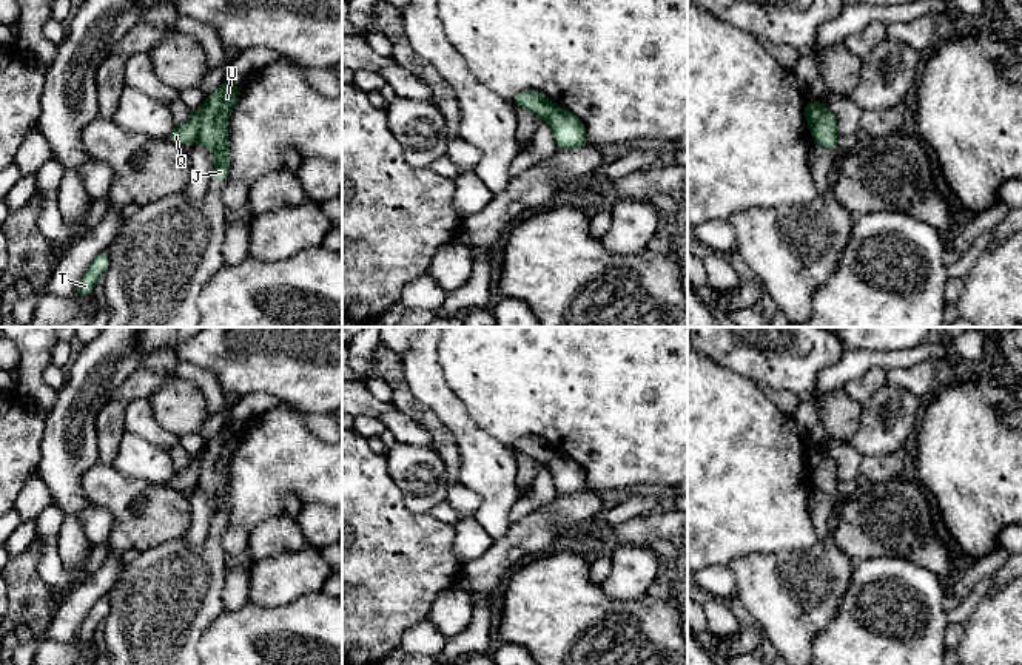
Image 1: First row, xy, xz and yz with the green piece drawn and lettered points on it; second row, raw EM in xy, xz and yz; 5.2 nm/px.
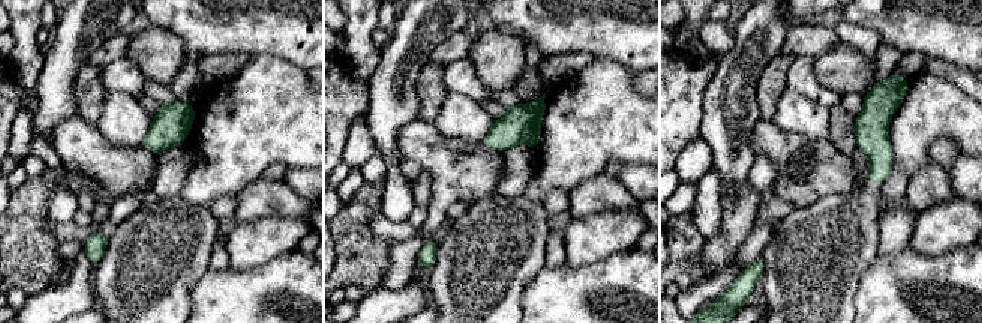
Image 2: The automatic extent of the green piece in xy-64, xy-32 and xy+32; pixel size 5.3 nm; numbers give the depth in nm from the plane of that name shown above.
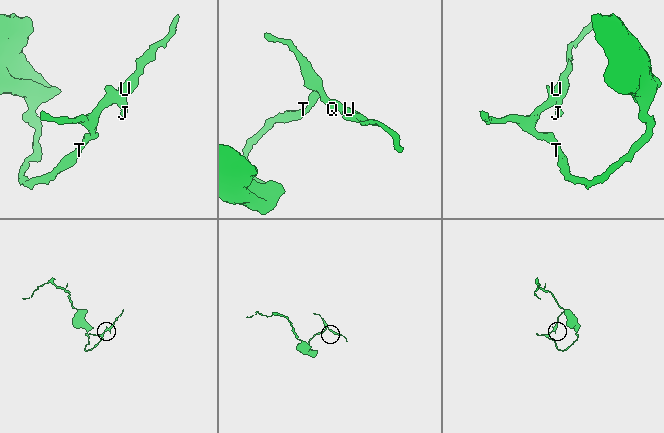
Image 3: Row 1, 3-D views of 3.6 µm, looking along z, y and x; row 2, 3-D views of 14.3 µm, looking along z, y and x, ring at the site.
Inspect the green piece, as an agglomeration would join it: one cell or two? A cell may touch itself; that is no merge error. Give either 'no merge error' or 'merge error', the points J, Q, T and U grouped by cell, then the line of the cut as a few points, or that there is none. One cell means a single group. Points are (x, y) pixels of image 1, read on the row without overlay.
merge error; groups J U / Q T; cut xy (204, 452), (196, 486)

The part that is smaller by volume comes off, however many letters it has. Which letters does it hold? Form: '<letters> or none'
J, U

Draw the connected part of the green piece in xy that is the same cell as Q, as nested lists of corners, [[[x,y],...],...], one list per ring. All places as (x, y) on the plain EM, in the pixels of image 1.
[[[203,452],[193,455],[191,464],[183,471],[174,472],[174,475],[170,478],[166,486],[180,492],[197,488],[199,469],[200,469],[202,460],[203,460]]]

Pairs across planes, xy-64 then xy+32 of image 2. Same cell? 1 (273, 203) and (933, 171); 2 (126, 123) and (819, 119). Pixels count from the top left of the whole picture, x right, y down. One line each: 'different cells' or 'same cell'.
1: same cell
2: same cell

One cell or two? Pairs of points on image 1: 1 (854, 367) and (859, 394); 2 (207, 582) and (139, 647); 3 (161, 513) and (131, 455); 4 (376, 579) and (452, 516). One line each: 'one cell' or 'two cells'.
1: two cells
2: one cell
3: two cells
4: two cells

